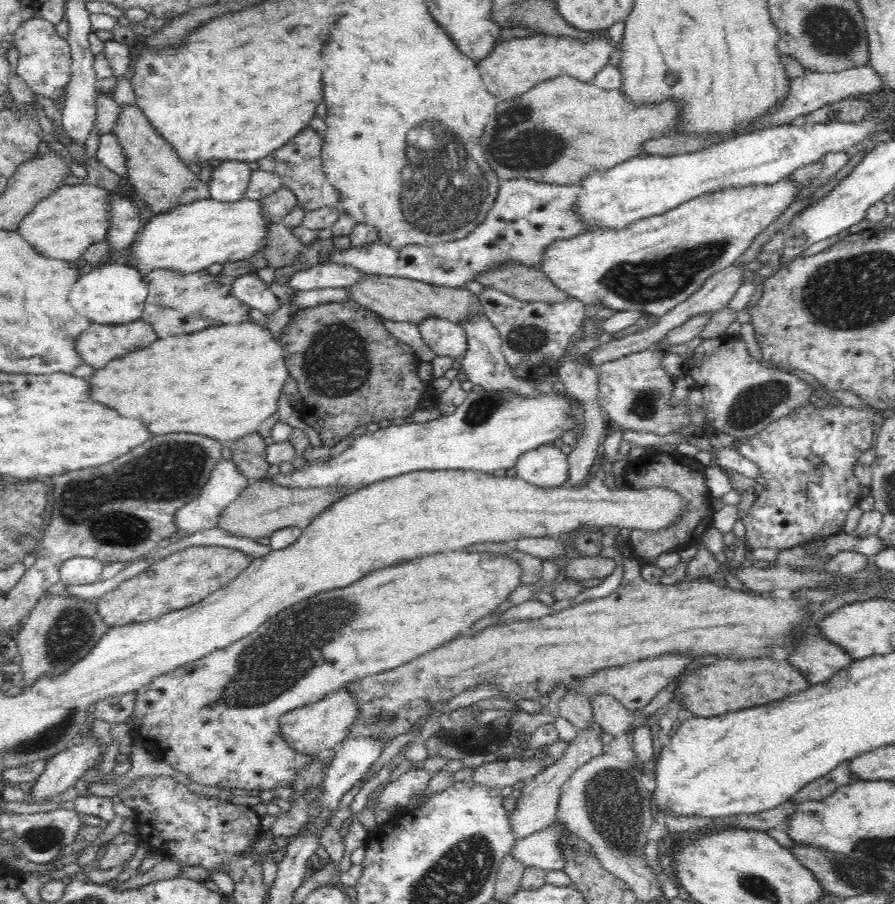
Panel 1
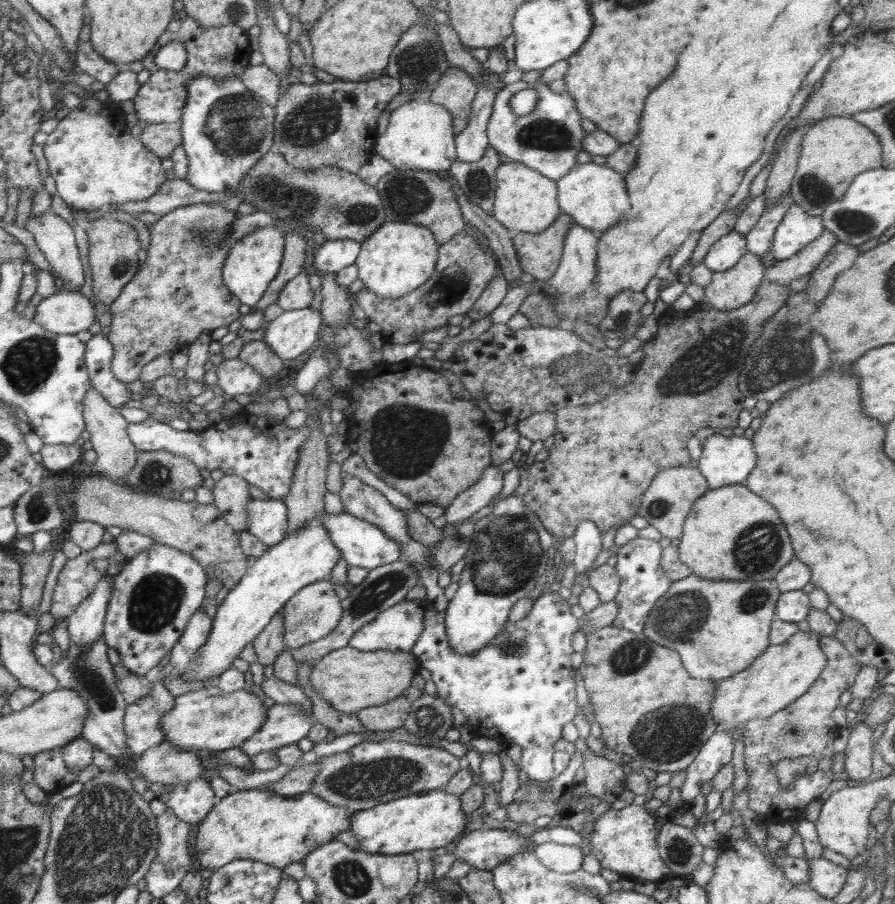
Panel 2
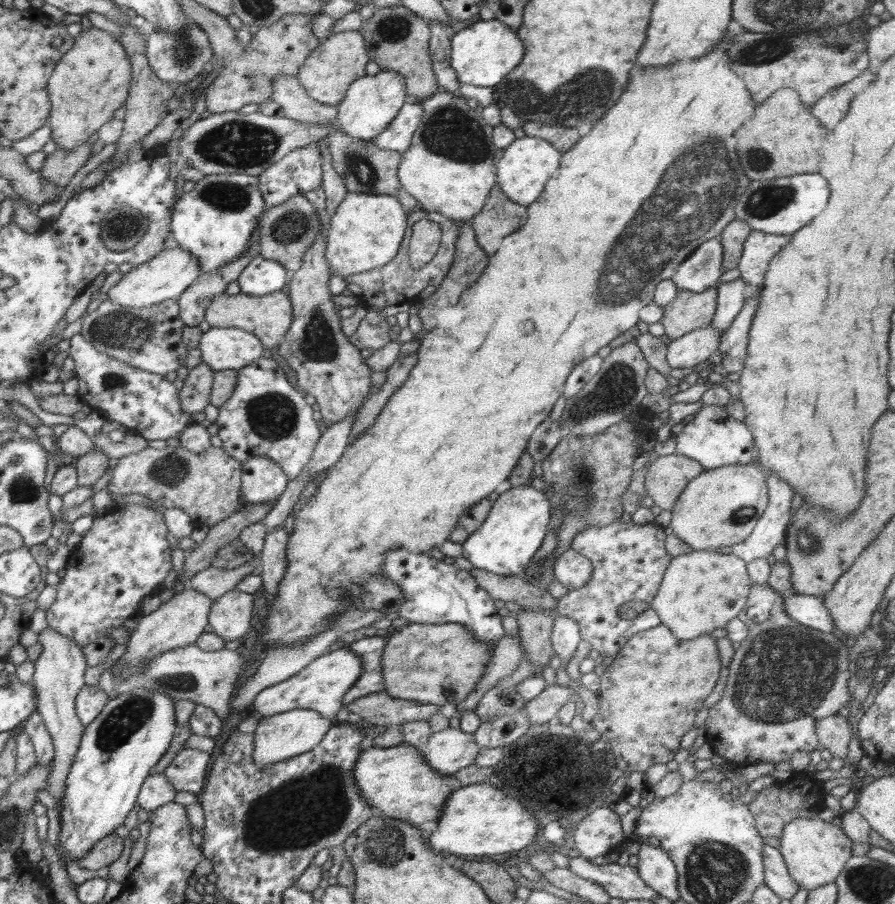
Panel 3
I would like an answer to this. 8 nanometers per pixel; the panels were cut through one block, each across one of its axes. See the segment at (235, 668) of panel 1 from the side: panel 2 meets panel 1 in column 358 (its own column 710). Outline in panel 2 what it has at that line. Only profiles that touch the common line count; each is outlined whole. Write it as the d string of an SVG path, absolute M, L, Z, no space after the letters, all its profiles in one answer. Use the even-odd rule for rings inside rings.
M692 573L680 580L671 581L669 589L659 598L650 610L642 632L649 640L660 646L672 648L680 654L686 671L696 679L720 682L738 672L743 672L766 648L770 646L769 632L775 619L775 609L781 590L770 580L708 580ZM696 630L696 638L686 638Z

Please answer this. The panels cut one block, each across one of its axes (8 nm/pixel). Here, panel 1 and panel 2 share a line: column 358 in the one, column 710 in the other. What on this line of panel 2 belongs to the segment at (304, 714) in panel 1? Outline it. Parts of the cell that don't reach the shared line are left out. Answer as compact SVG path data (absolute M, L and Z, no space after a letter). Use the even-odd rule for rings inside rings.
M798 631L784 644L768 646L766 652L762 652L754 664L750 664L743 672L717 682L711 702L711 715L717 726L726 724L724 731L732 734L736 729L744 728L749 720L768 718L786 709L816 683L824 667L826 656L814 633Z

